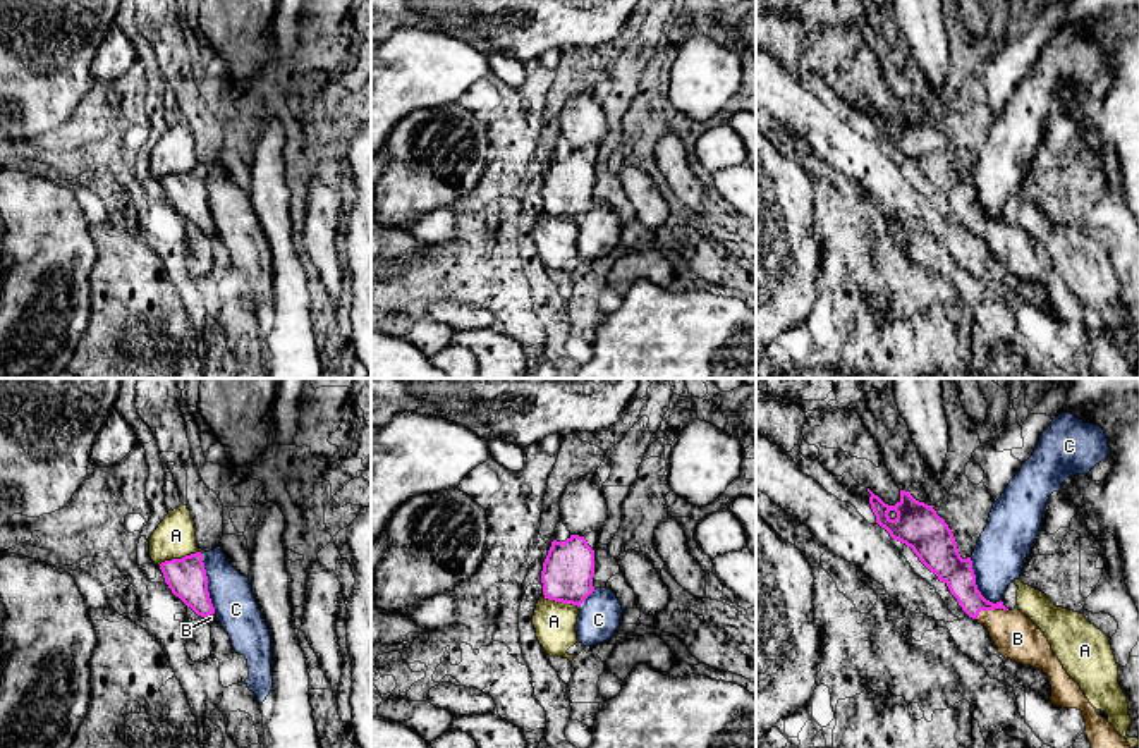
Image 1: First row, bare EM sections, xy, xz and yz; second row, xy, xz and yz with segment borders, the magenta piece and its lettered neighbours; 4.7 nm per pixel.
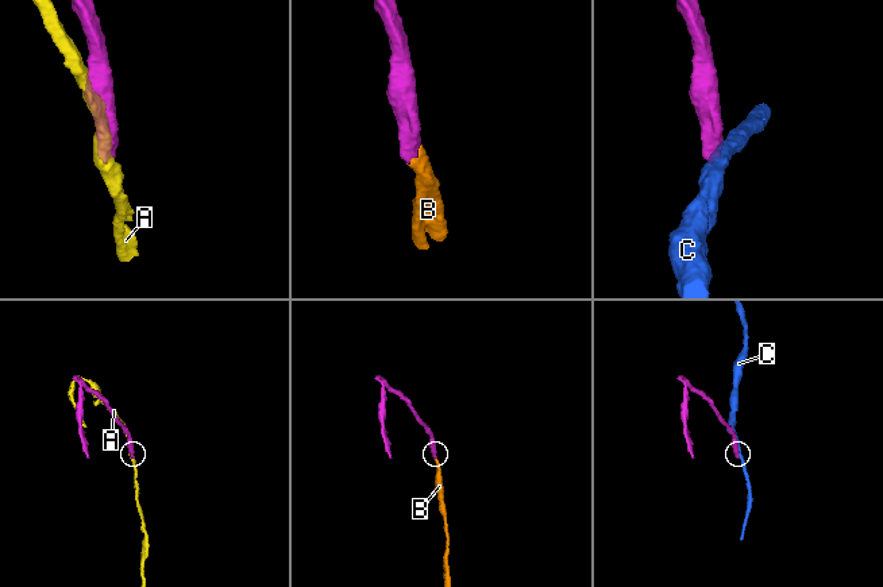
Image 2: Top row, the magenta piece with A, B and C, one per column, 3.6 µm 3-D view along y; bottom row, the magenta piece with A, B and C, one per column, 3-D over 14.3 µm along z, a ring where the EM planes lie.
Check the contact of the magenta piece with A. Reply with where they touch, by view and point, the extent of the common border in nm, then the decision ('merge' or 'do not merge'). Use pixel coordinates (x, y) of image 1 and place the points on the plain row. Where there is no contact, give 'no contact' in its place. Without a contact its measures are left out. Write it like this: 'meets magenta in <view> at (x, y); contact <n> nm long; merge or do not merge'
meets magenta in xy at (177, 174); contact 200 nm long; do not merge

